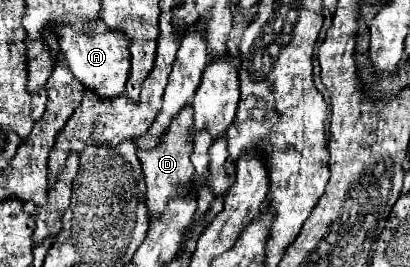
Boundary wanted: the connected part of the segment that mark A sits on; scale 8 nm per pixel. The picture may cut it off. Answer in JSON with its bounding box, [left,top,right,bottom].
[58,18,130,98]

